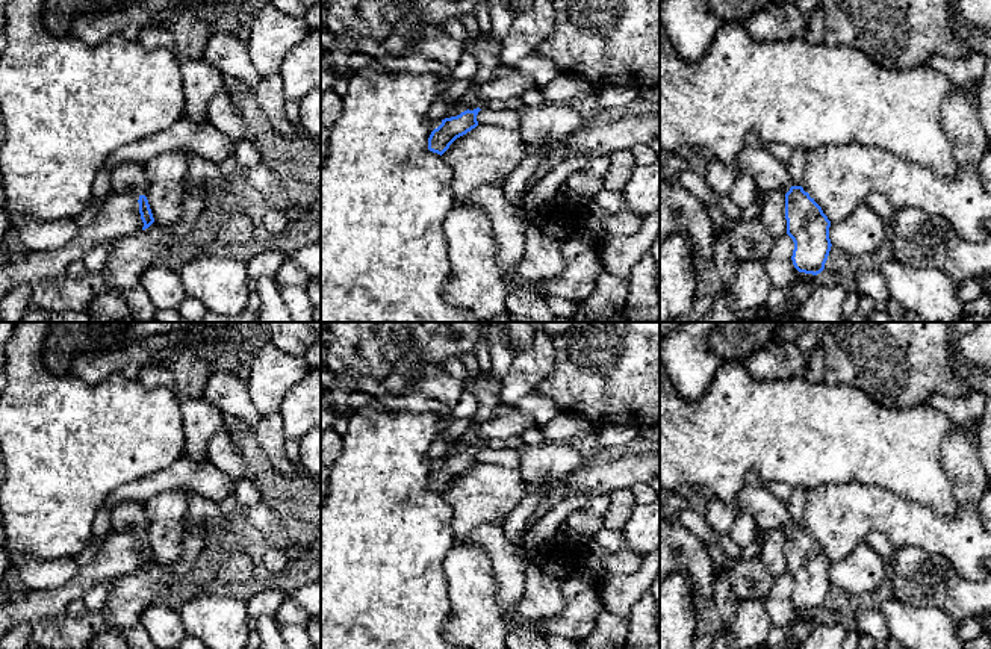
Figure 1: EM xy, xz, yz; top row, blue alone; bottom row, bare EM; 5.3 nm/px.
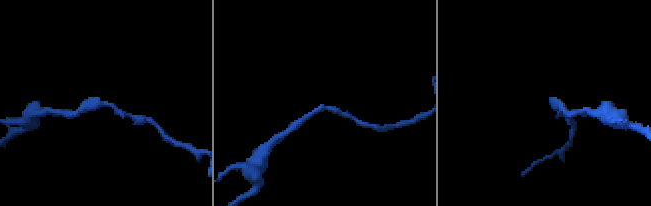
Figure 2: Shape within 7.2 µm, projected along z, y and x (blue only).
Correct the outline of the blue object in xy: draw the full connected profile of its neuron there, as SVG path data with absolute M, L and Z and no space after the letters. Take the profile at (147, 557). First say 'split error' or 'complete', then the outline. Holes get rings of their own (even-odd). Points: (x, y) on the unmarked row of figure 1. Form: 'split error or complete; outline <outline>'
split error; outline M126 499L109 511L112 529L130 529L139 534L139 552L144 561L142 569L148 567L153 561L153 552L147 539L148 516L144 507L144 501Z

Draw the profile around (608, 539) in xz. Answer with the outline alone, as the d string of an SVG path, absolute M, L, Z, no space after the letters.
M601 528L595 531L590 539L610 552L628 549L623 533L616 533L613 529Z

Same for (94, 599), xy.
M112 581L100 582L85 593L82 598L86 610L101 611L106 604L107 593L110 590Z

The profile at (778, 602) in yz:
M785 572L775 578L764 605L775 626L790 626L797 622L797 608L793 604L791 595L794 588L793 578Z

